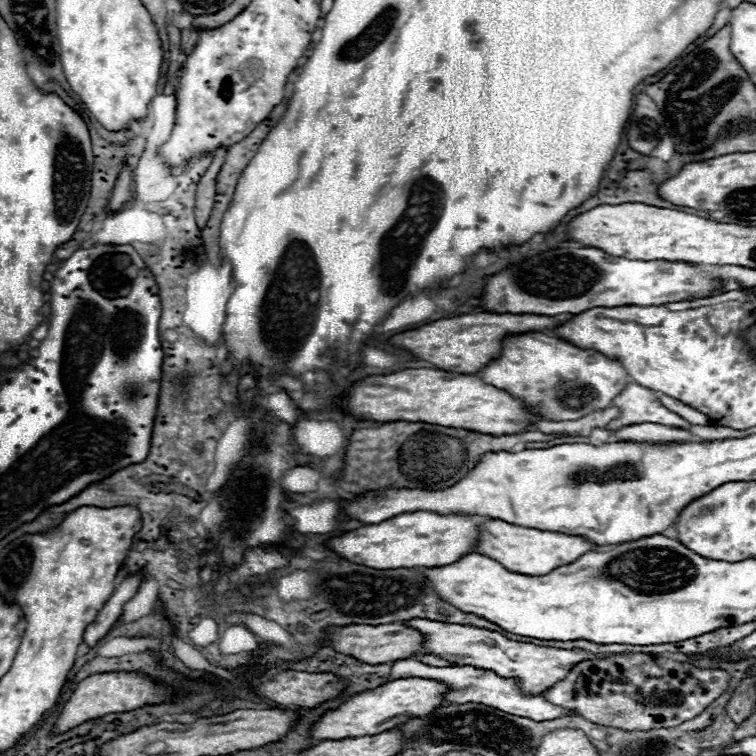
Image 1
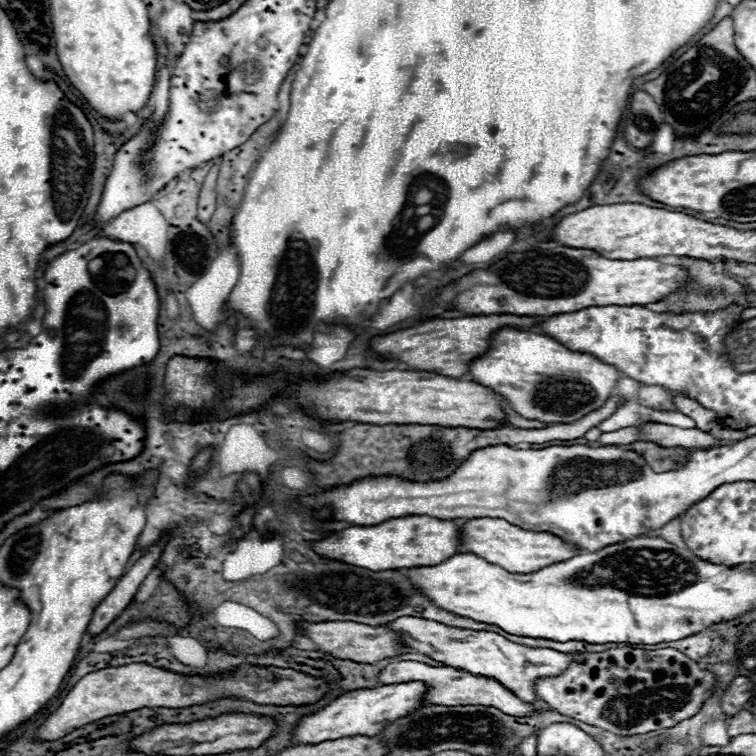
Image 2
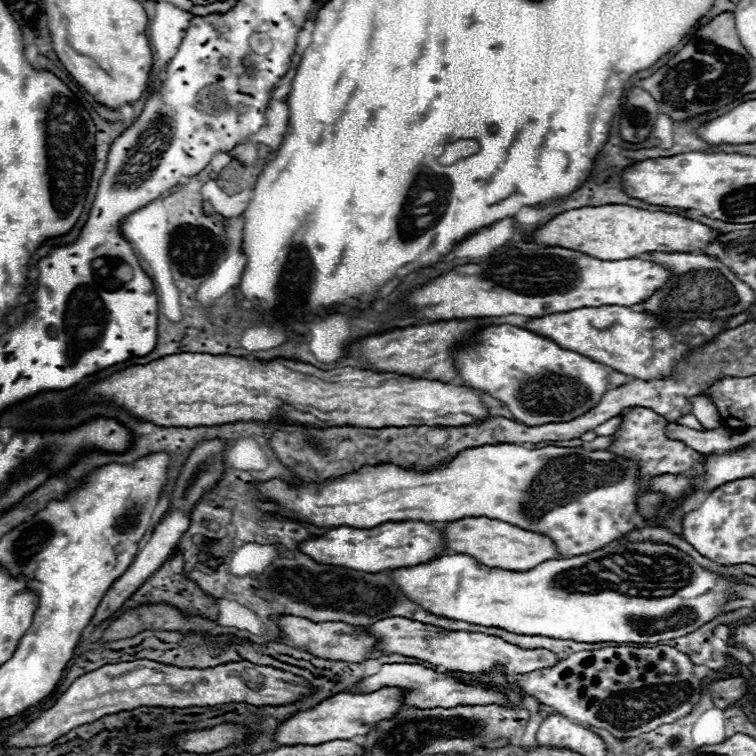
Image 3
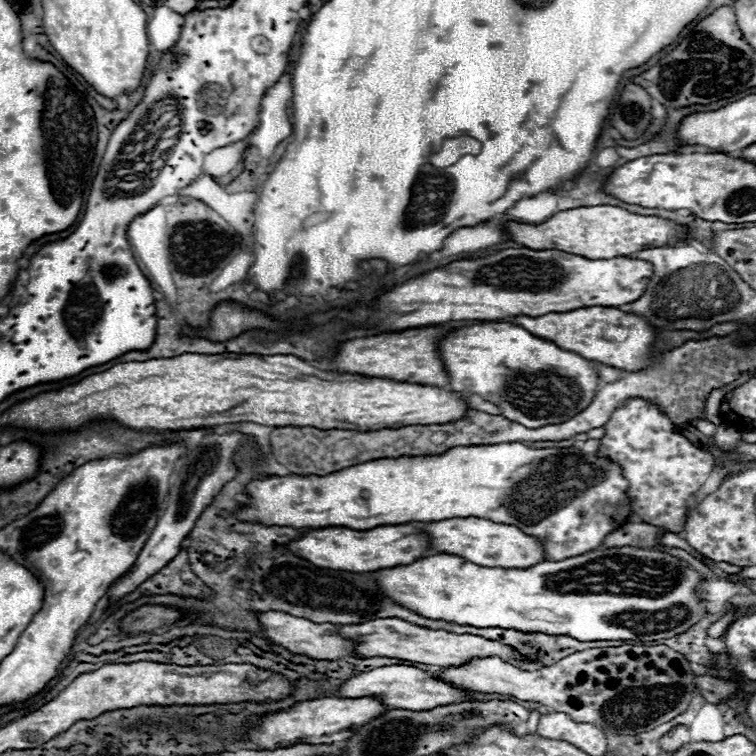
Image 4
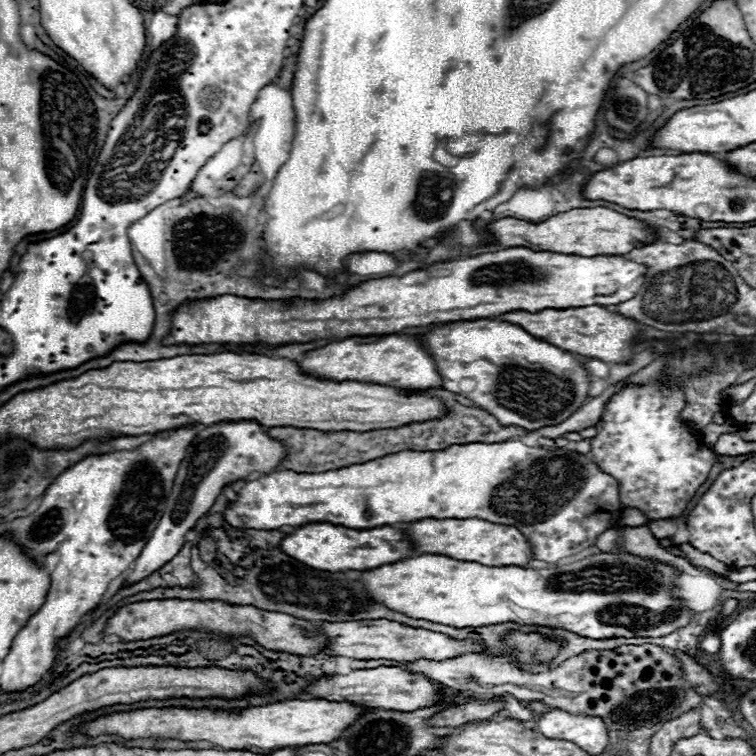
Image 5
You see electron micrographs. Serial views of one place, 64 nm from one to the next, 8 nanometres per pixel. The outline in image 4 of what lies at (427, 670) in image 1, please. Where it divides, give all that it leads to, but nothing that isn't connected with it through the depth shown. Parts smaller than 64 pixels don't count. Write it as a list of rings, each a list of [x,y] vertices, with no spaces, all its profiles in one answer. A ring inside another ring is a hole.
[[[380,666],[370,672],[360,672],[350,676],[336,692],[340,698],[364,698],[372,696],[378,698],[386,708],[400,708],[400,710],[432,710],[436,706],[454,704],[460,700],[472,700],[472,696],[466,690],[454,688],[440,678],[430,678],[424,670],[414,666]]]

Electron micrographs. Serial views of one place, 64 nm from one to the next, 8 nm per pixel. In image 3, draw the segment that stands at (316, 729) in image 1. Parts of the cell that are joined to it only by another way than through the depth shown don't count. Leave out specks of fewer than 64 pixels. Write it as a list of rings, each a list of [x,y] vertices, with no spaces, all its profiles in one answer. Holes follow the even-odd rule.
[[[382,688],[370,694],[336,694],[332,698],[322,700],[314,708],[298,710],[294,716],[286,718],[274,734],[274,742],[282,746],[296,746],[296,744],[324,744],[332,740],[352,740],[354,736],[366,734],[376,722],[384,718],[392,718],[396,710],[402,710],[404,704],[400,702],[398,688]]]

